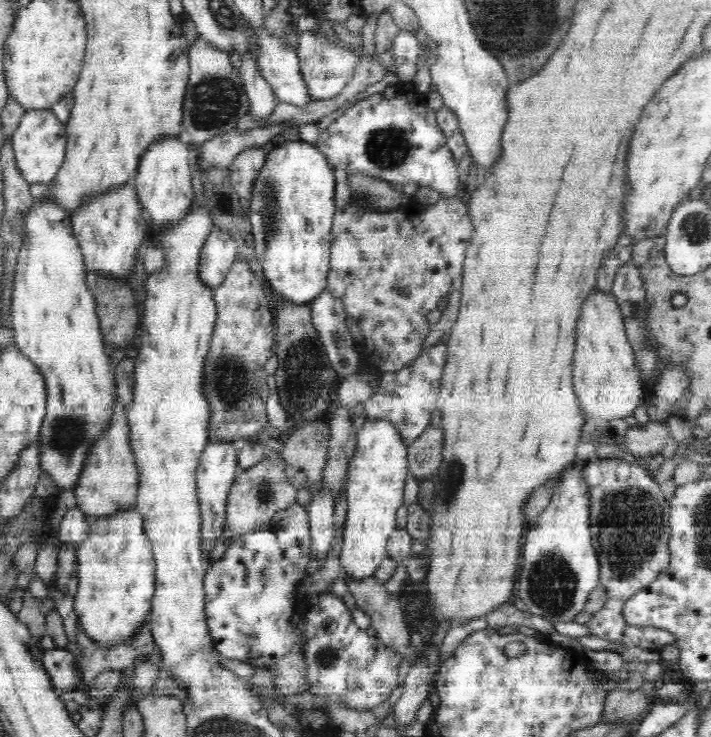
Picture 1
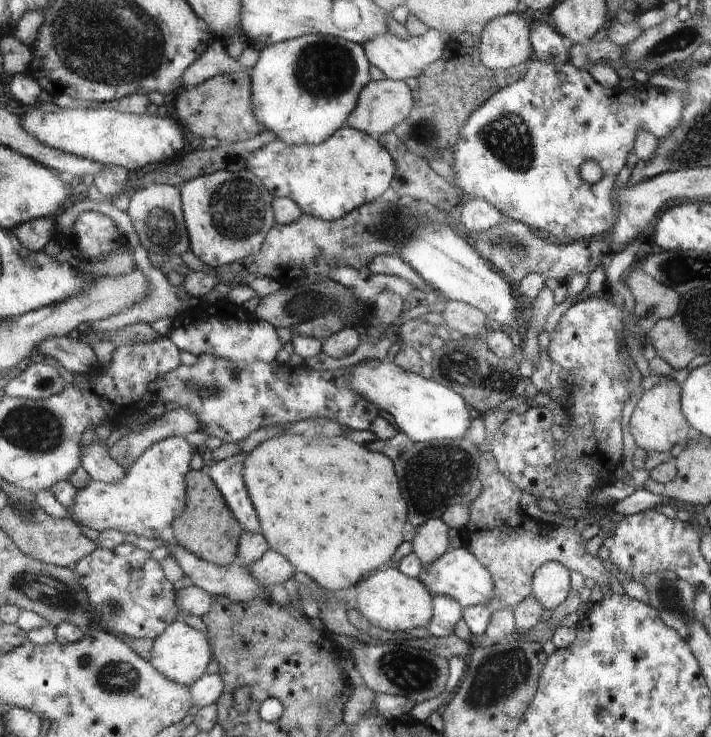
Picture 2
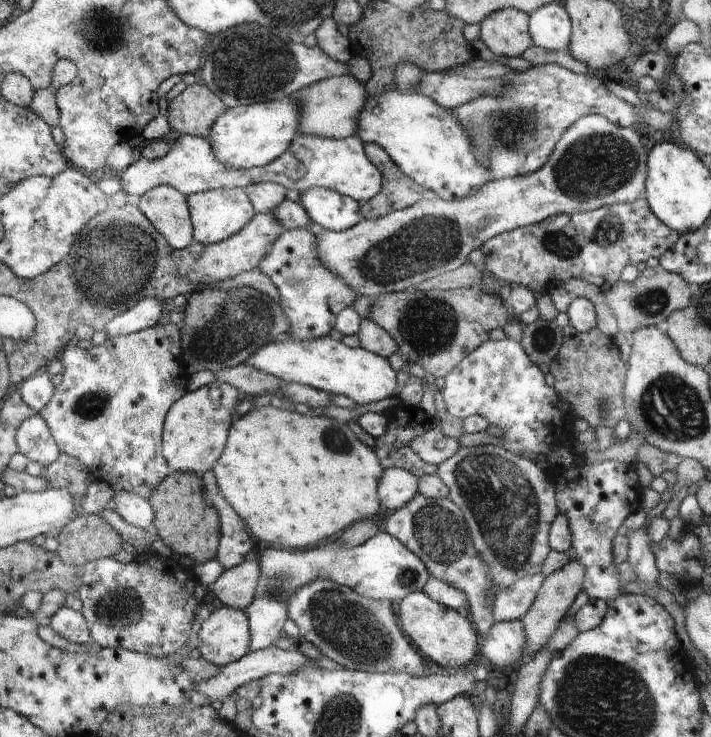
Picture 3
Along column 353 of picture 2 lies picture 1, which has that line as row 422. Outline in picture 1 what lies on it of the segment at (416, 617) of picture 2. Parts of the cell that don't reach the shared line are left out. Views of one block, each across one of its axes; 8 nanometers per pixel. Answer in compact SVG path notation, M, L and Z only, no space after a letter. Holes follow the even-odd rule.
M596 290L590 292L582 304L580 318L576 324L576 356L574 356L574 390L580 410L584 410L586 422L610 422L624 420L634 416L634 410L644 398L642 376L636 370L634 350L628 342L624 330L624 316L616 298L612 294L602 294Z

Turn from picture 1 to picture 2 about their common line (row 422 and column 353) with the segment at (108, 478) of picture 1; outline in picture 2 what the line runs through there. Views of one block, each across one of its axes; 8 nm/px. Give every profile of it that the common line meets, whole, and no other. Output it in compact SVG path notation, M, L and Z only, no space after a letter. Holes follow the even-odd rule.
M377 80L377 82L367 84L367 88L363 88L363 92L359 96L359 104L357 104L355 112L351 112L347 126L351 126L353 130L359 130L359 132L365 132L369 136L381 136L385 132L399 128L399 124L403 124L403 120L407 120L407 116L411 116L411 112L413 112L411 106L415 106L415 102L411 102L411 94L409 94L409 88L405 86L405 82Z

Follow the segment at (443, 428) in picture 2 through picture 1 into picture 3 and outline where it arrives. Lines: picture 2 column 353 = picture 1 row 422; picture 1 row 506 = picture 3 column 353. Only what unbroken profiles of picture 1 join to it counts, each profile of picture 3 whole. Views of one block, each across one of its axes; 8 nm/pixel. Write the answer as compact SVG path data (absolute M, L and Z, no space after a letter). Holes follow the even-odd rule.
M331 336L319 340L281 340L261 348L249 364L261 372L267 372L289 384L311 386L315 390L345 396L355 404L373 404L391 398L397 390L397 374L391 370L389 360L375 356L363 348L347 348L347 344L333 340Z

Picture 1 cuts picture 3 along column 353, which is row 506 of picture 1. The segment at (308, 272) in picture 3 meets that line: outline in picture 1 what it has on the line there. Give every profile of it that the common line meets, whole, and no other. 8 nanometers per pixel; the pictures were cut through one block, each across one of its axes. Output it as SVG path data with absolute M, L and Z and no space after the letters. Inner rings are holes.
M290 506L274 516L268 528L256 530L254 534L246 534L234 538L228 546L222 560L214 562L204 576L204 590L206 590L206 622L212 636L214 652L218 656L226 656L228 660L244 660L252 666L272 666L278 672L276 686L282 694L300 694L308 690L304 680L304 632L294 634L288 628L288 620L292 612L296 612L296 586L308 578L308 564L310 564L310 548L312 548L312 532L310 532L310 516L308 510L302 506Z

